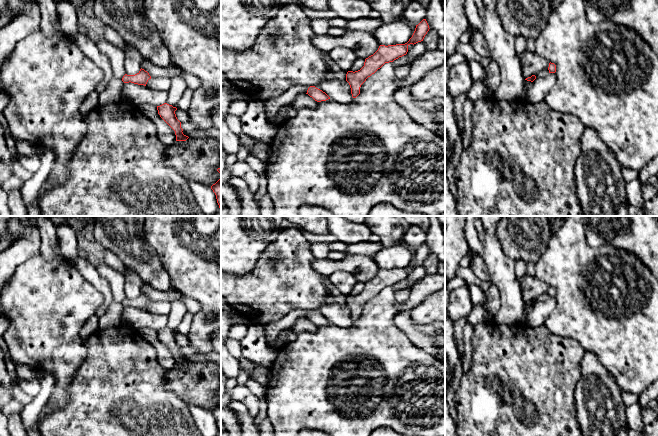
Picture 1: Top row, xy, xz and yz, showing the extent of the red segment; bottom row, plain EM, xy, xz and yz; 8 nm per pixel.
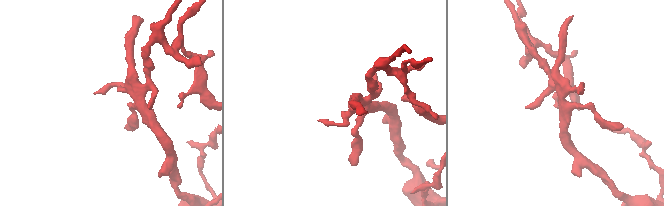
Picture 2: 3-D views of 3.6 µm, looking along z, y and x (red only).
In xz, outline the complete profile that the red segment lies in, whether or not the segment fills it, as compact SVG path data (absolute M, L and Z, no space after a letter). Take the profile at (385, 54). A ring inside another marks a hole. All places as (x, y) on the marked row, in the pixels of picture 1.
M423 19L416 25L415 31L407 43L388 46L380 45L373 55L365 59L364 66L360 70L355 72L348 71L346 81L350 85L352 97L356 98L360 94L361 85L385 63L393 62L406 55L410 44L414 45L423 41L429 29L426 19Z

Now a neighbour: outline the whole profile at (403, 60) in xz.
M402 56L402 57L399 57L398 59L394 60L393 61L393 64L395 67L397 66L402 66L402 65L405 65L405 64L409 64L409 65L412 65L412 63L418 58L419 56Z

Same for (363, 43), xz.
M346 30L342 36L323 35L313 33L313 42L322 51L330 52L336 47L352 49L358 58L366 59L373 55L380 44L376 41L372 32L359 30Z

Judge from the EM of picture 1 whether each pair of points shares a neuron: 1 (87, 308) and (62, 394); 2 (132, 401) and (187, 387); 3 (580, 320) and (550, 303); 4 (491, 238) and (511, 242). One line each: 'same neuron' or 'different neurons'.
1: same neuron
2: different neurons
3: different neurons
4: different neurons

